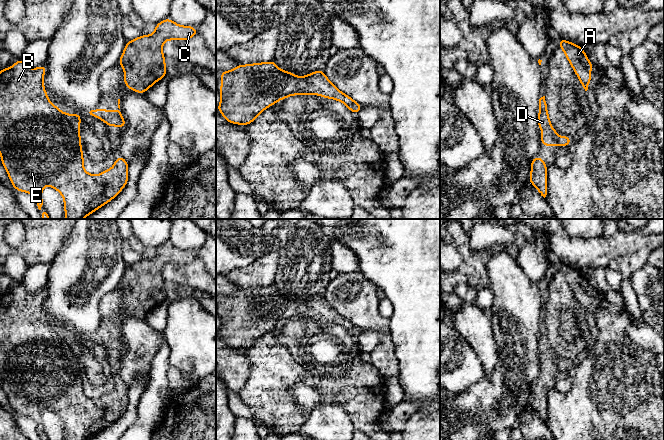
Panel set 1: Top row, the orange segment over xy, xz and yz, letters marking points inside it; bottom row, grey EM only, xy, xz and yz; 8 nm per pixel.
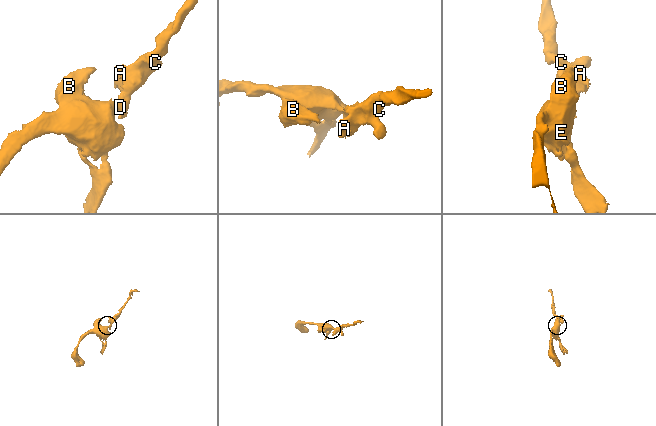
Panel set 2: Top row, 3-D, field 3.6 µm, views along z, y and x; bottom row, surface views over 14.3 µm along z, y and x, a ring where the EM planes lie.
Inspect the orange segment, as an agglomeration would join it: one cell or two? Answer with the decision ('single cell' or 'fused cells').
single cell

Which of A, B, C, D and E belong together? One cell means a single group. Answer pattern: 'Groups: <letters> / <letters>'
Groups: A B C D E

